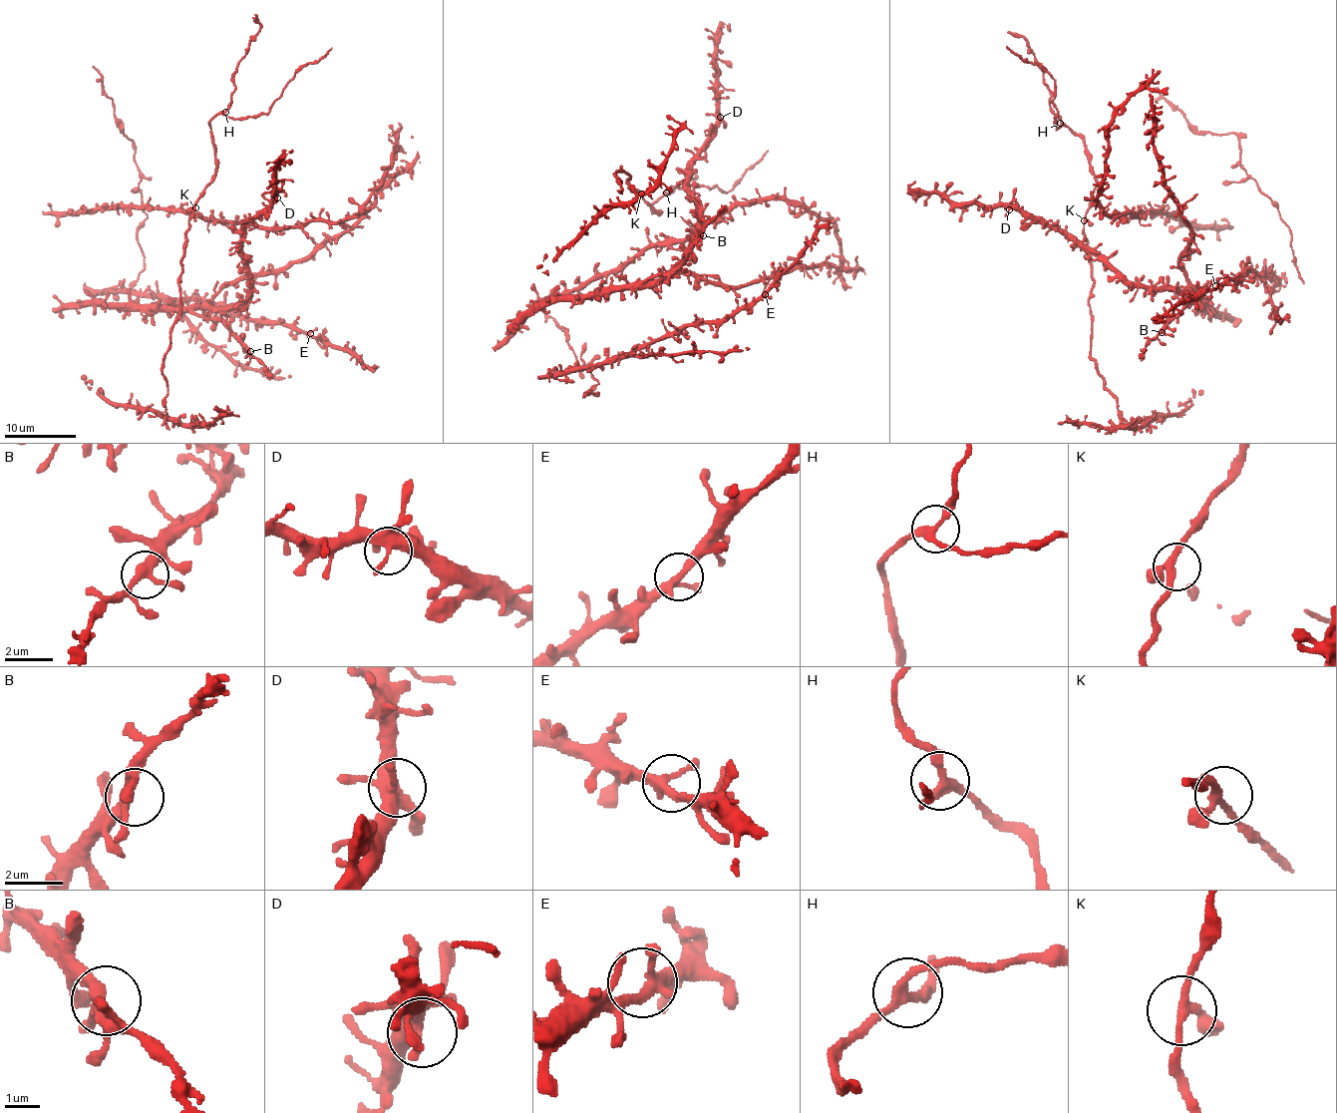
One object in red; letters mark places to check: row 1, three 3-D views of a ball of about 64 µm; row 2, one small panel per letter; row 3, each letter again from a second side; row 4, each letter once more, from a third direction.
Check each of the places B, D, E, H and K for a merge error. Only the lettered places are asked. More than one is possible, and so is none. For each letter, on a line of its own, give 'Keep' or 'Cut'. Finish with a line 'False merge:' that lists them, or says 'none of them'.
B: Keep
D: Keep
E: Keep
H: Keep
K: Keep
False merge: none of them

